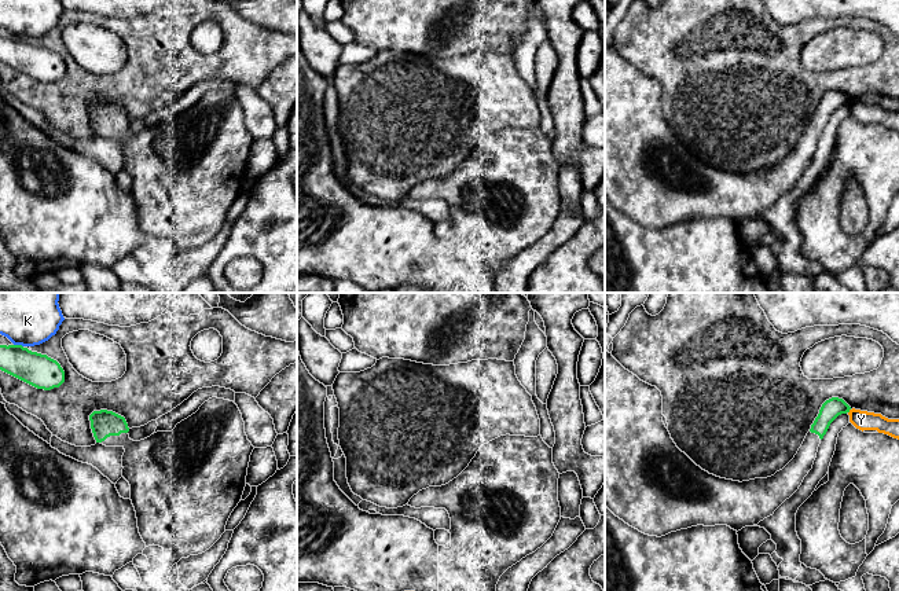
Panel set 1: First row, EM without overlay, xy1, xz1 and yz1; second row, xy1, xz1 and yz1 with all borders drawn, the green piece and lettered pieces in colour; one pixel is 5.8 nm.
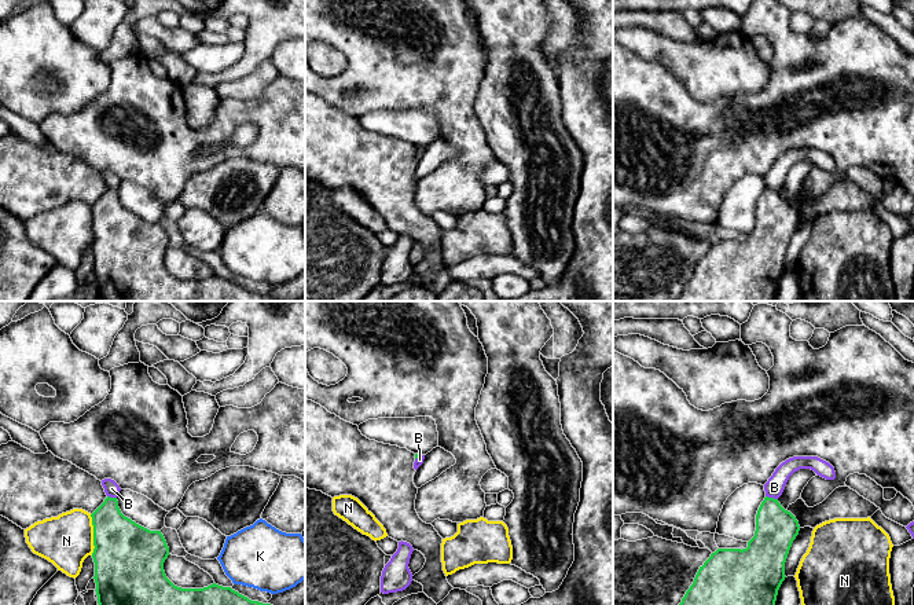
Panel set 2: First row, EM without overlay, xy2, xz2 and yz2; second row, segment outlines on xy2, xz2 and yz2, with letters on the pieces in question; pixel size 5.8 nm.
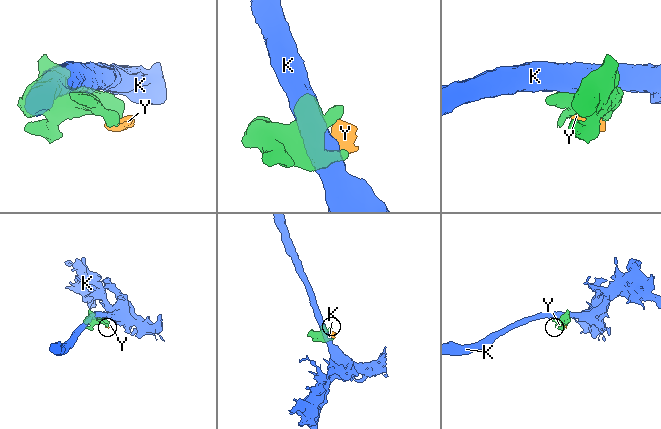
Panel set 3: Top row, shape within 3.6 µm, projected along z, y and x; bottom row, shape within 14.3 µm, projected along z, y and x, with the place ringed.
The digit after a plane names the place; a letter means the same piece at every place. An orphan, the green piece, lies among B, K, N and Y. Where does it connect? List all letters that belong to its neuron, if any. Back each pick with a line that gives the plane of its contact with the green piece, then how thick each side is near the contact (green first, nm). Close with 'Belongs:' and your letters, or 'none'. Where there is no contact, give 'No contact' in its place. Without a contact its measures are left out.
Belongs: none

